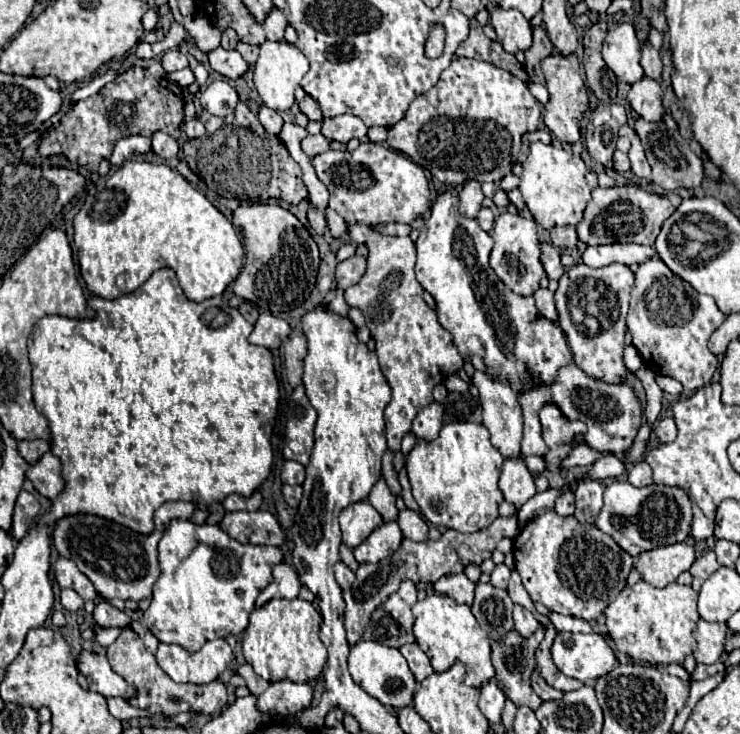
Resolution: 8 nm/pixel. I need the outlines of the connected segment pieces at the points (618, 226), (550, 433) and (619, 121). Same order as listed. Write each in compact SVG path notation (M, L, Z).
M622 185L592 189L592 201L584 211L584 219L578 223L578 239L586 245L608 245L608 243L640 243L654 245L662 223L674 213L674 205L668 197L648 193L638 185Z
M554 403L542 405L538 417L542 425L542 437L548 447L542 459L548 471L556 471L560 469L562 459L566 459L574 445L584 437L586 423L570 421Z
M602 103L592 111L592 127L586 135L586 147L590 157L602 163L606 169L612 169L612 153L616 149L618 129L626 122L626 109L616 103Z

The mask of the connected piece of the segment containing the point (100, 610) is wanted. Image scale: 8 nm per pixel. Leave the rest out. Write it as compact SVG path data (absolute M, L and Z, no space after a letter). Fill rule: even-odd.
M102 601L102 603L96 605L96 609L94 609L94 621L96 621L100 627L126 627L126 625L130 623L130 617L128 617L124 611L112 607L110 603Z

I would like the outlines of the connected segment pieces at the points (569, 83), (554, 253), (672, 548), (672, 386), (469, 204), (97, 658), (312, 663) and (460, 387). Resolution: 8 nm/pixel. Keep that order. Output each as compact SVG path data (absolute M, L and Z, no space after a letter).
M554 53L542 61L542 73L546 77L546 87L550 91L550 101L546 103L544 111L544 123L546 127L564 143L580 141L580 123L584 117L584 111L588 109L588 93L584 87L584 81L578 73L578 59L576 55L560 55Z
M540 245L542 249L542 265L544 265L544 271L548 275L548 279L560 279L562 273L564 273L564 267L560 263L560 251L552 245Z
M674 543L640 553L634 569L646 583L654 587L666 587L668 583L676 581L682 571L688 571L692 563L694 547L690 543Z
M656 375L656 383L662 391L682 391L682 385L676 379L666 377L666 375Z
M466 181L462 185L462 189L458 191L458 199L460 199L460 213L464 217L476 217L480 207L482 207L482 189L478 181Z
M82 649L76 661L78 671L86 677L90 691L96 691L104 697L122 697L126 701L136 697L136 689L112 671L106 655Z
M272 599L250 613L250 625L244 631L244 657L266 681L290 679L294 683L312 683L322 677L328 651L320 641L320 611L302 599Z
M456 374L449 375L444 385L449 392L463 393L469 389L469 385Z

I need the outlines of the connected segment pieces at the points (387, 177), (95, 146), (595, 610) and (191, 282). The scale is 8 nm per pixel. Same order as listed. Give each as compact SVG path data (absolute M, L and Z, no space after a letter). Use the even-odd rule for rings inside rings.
M364 141L356 151L332 151L318 153L310 159L318 179L330 191L330 209L334 209L346 225L386 225L386 223L412 223L422 217L430 205L430 185L420 165L410 161L404 153L398 153L380 143Z
M130 67L118 75L112 83L106 83L96 95L78 101L62 119L60 127L50 133L38 145L38 155L52 157L64 155L70 163L98 171L102 159L112 155L112 149L120 137L146 135L152 137L156 131L164 131L174 139L180 137L180 125L184 121L184 95L182 87L168 79L152 77L144 67Z
M548 511L542 517L530 521L514 539L514 559L516 571L522 577L526 591L530 593L532 601L544 603L550 611L580 617L584 621L598 619L606 605L614 601L614 597L626 587L626 577L632 571L632 557L618 547L618 543L602 533L596 527L580 525L574 517L560 517L556 511Z
M126 161L106 177L104 185L96 185L94 195L88 195L74 217L74 245L78 249L80 275L88 291L102 299L118 299L122 295L116 287L116 275L126 277L126 293L132 293L156 269L168 267L176 273L180 287L190 301L204 301L222 295L238 277L244 263L244 247L232 223L176 169L148 161Z

